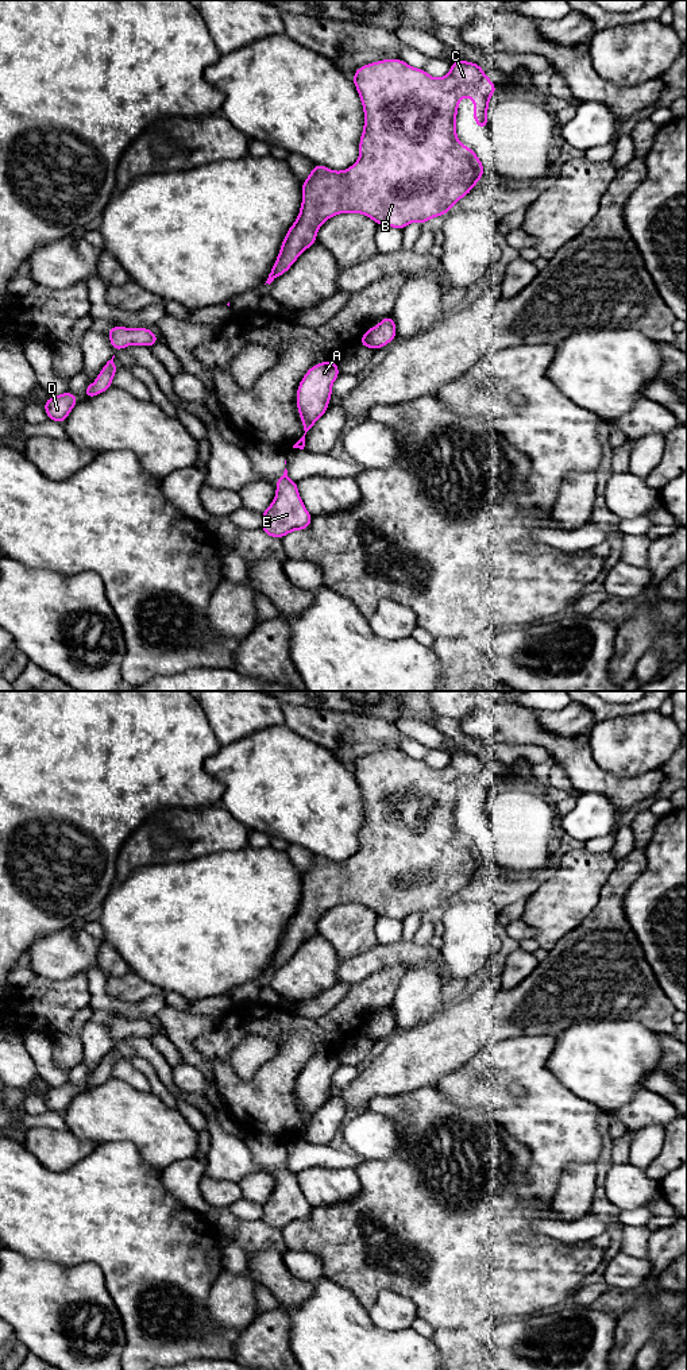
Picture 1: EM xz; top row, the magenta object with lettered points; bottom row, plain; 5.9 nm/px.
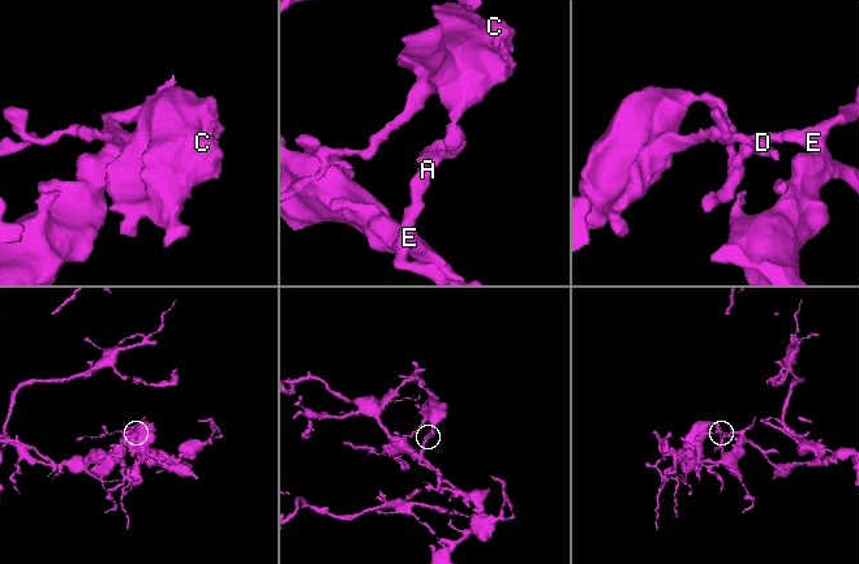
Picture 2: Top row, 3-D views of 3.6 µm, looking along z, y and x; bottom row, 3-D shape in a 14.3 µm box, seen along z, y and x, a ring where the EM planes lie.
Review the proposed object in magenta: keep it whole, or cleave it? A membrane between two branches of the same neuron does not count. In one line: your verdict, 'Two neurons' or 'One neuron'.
Two neurons

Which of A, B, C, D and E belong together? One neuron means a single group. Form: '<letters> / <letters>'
A E / B C D

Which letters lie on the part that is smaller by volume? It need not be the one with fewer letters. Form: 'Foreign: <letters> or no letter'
Foreign: B, C, D

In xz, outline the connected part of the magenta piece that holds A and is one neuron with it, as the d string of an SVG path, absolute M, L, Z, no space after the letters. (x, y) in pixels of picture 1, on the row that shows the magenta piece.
M321 362L304 375L297 389L297 408L304 424L304 433L293 448L304 449L310 428L328 410L332 383L339 374L335 362Z

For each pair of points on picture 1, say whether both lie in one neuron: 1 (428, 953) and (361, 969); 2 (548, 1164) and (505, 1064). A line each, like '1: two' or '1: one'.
1: one
2: one

